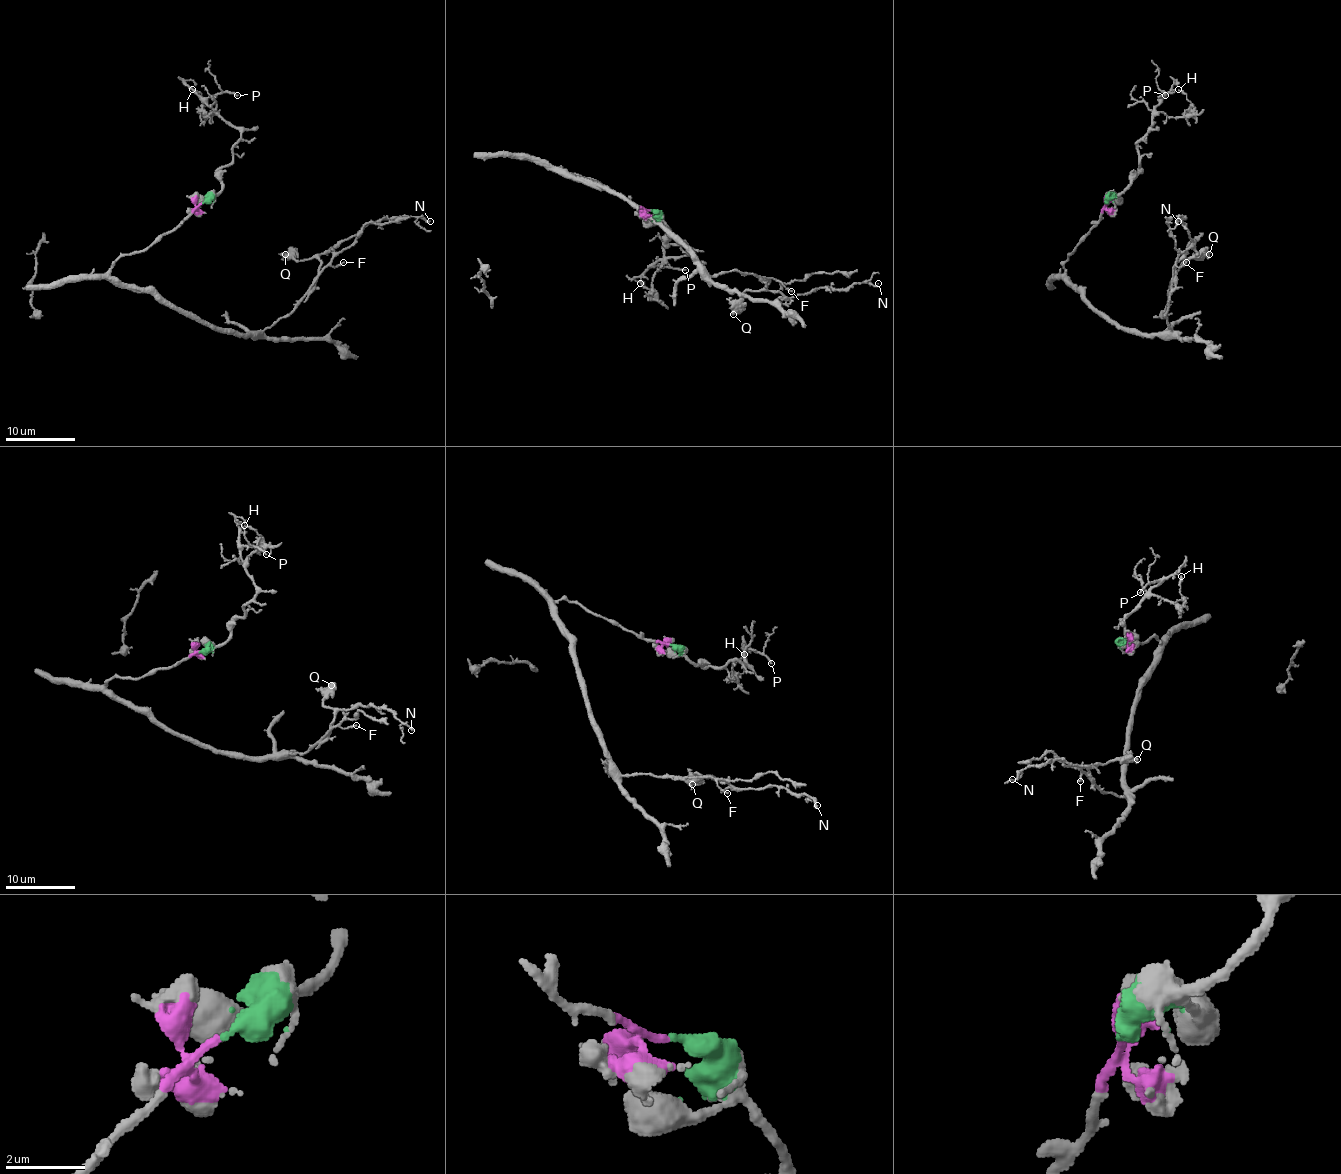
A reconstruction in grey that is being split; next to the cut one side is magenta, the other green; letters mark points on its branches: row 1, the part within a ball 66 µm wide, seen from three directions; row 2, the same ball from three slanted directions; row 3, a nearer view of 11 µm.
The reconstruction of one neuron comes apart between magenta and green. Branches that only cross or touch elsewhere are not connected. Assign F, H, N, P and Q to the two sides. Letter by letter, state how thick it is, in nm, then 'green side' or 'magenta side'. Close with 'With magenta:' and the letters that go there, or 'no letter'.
F: calibre 150 nm; magenta side
H: calibre 90 nm; green side
N: calibre 150 nm; magenta side
P: calibre 130 nm; green side
Q: calibre 550 nm; magenta side
With magenta: F, N, Q

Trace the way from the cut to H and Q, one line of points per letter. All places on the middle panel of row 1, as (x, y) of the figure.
H: (650, 210), (670, 229), (668, 243), (685, 243), (689, 252), (664, 262), (654, 274), (650, 295), (640, 283)
Q: (650, 210), (597, 180), (558, 170), (642, 207), (711, 276), (739, 271), (769, 281), (746, 290), (732, 314)

